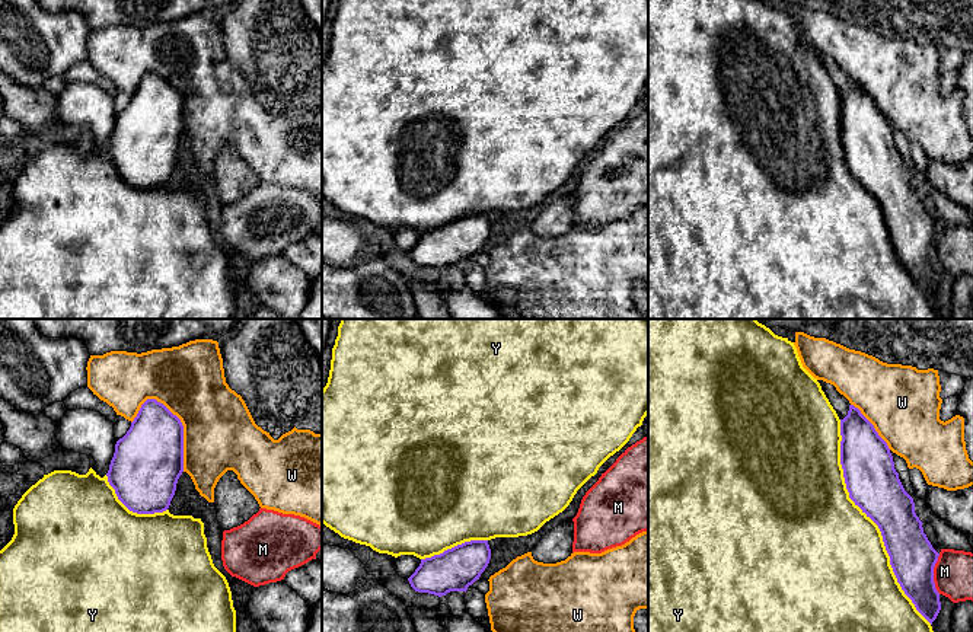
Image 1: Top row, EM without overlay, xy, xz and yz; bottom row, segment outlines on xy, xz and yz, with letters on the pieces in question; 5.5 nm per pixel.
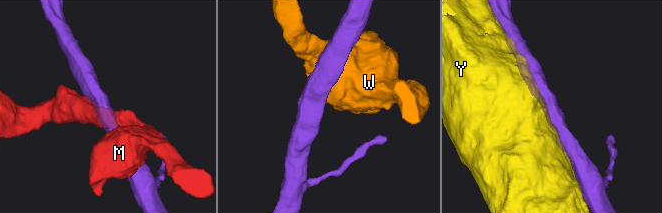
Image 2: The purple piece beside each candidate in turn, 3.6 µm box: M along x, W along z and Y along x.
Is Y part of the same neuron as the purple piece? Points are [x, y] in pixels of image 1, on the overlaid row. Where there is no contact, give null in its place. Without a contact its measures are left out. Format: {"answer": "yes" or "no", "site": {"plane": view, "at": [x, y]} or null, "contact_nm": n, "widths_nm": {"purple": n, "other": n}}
{"answer": "yes", "site": {"plane": "yz", "at": [873, 520]}, "contact_nm": 1250, "widths_nm": {"purple": 280, "other": 480}}

